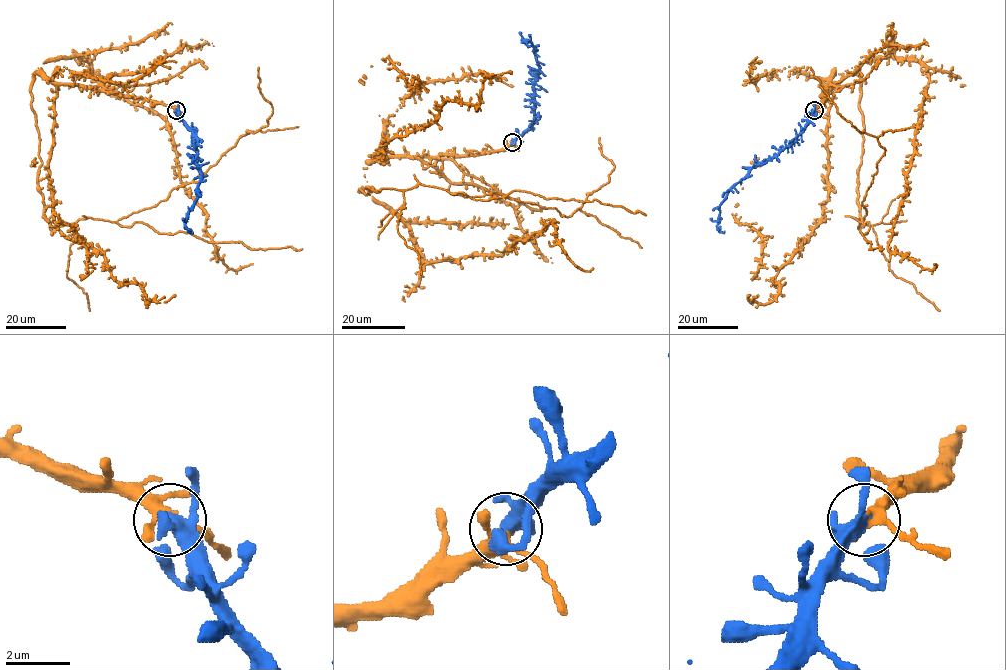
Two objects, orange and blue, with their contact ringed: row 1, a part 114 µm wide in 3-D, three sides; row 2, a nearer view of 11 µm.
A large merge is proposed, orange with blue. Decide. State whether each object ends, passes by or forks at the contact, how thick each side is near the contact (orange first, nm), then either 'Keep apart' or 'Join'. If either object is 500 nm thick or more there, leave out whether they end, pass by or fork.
At the ring orange forks. At the ring blue forks. Thickness 260 nm (orange) against 300 nm. Join

